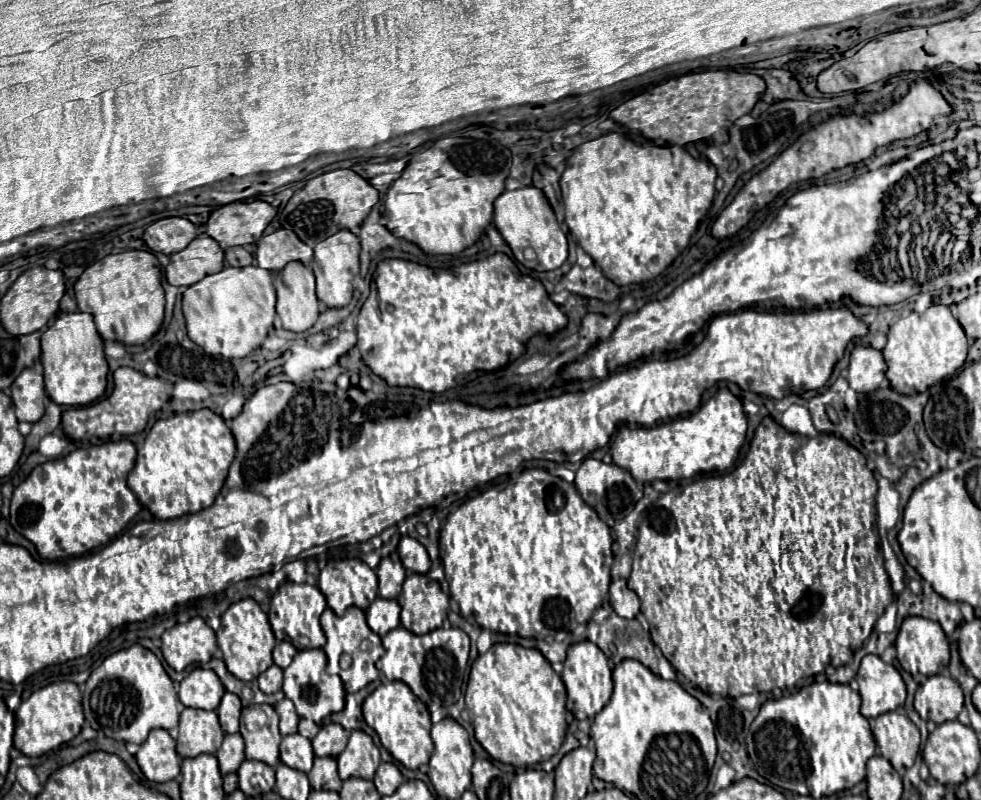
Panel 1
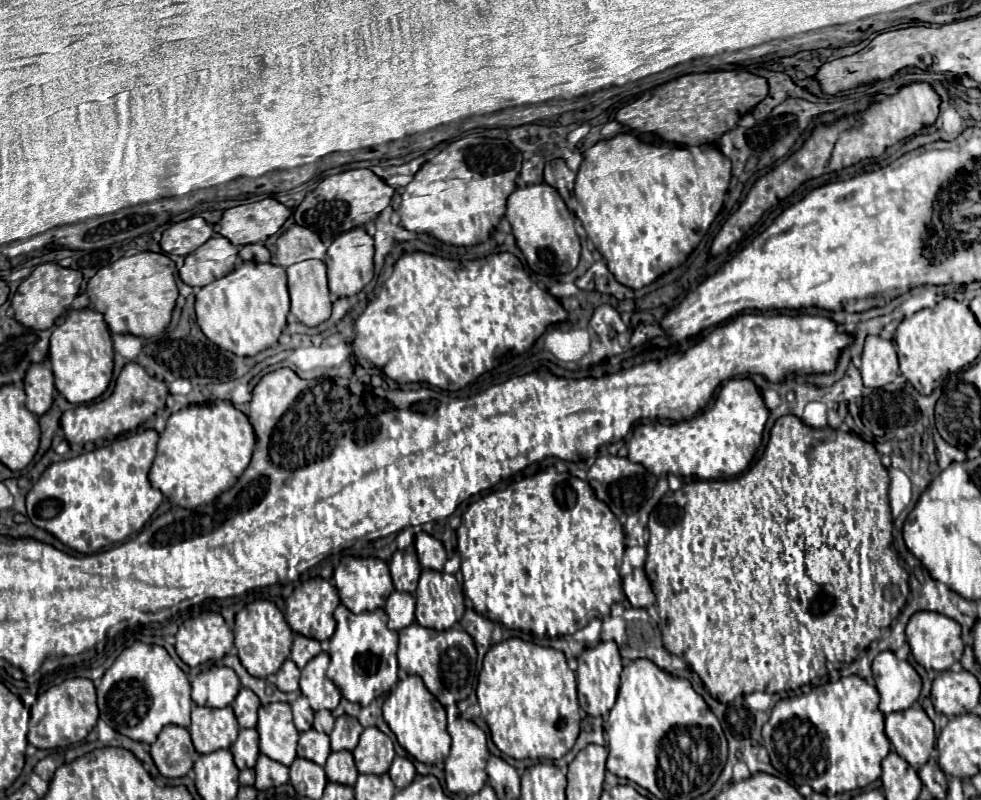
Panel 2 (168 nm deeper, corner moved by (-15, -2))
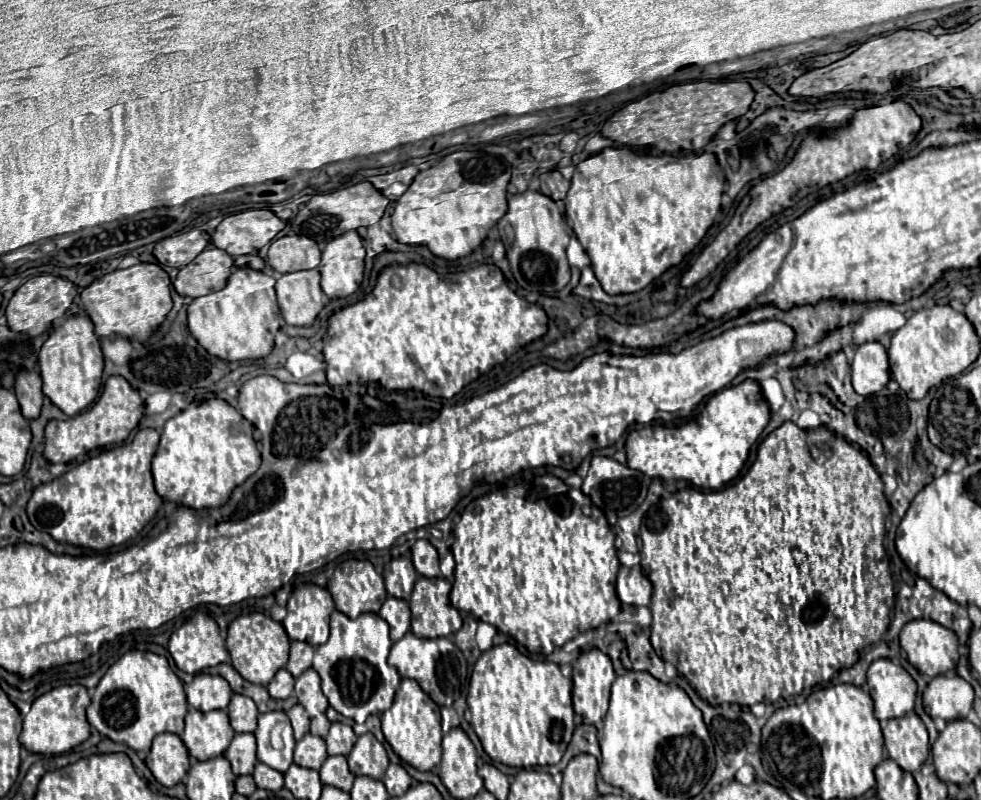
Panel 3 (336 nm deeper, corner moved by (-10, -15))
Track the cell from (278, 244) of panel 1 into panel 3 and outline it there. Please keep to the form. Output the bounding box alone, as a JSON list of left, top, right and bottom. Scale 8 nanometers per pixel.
[269,235,321,273]

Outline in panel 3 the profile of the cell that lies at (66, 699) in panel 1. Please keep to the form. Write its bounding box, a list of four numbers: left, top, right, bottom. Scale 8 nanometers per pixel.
[19,685,91,755]

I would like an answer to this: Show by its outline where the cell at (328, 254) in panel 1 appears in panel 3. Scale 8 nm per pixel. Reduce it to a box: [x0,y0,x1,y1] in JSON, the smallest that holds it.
[319,231,365,299]

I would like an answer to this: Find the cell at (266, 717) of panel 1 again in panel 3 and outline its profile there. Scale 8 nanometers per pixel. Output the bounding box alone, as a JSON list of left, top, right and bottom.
[255,711,293,773]

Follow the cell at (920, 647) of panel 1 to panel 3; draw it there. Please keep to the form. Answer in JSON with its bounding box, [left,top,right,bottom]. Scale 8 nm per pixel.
[899,619,959,677]

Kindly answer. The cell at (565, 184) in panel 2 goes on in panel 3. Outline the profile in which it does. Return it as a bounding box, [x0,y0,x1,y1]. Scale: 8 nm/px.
[539,171,570,201]

